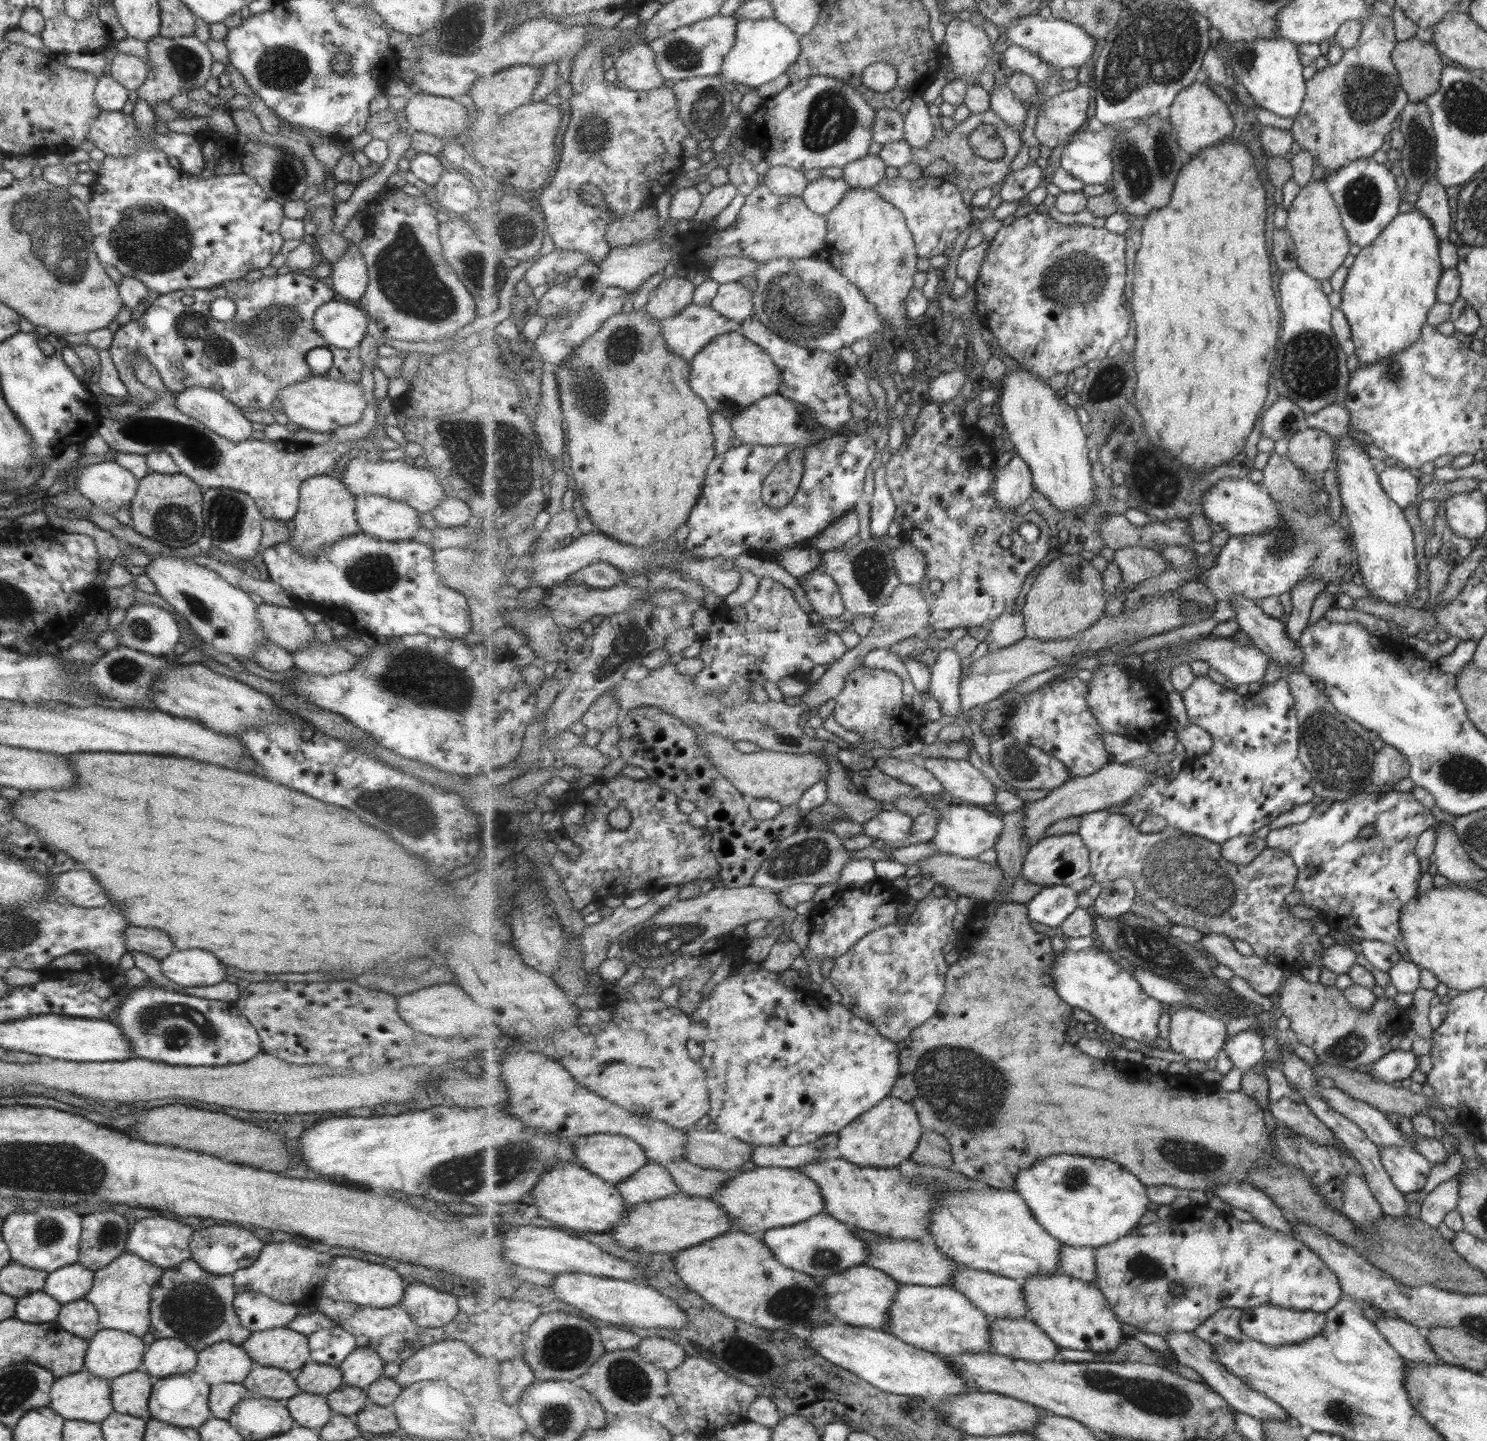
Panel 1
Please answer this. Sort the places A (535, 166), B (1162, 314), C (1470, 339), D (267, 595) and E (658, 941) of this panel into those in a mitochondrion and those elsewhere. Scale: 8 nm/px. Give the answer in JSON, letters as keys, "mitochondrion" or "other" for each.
{"A":"other","B":"other","C":"other","D":"other","E":"mitochondrion"}

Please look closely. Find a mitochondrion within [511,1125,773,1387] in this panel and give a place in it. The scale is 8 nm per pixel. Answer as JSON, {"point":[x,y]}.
{"point":[566,1348]}

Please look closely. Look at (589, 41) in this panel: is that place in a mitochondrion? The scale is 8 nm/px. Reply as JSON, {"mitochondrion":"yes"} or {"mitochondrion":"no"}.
{"mitochondrion":"no"}

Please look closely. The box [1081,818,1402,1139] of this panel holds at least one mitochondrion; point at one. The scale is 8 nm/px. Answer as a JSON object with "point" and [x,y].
{"point":[1190,882]}

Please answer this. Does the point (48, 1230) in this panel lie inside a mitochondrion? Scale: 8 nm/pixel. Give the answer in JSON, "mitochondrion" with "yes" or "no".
{"mitochondrion":"yes"}

